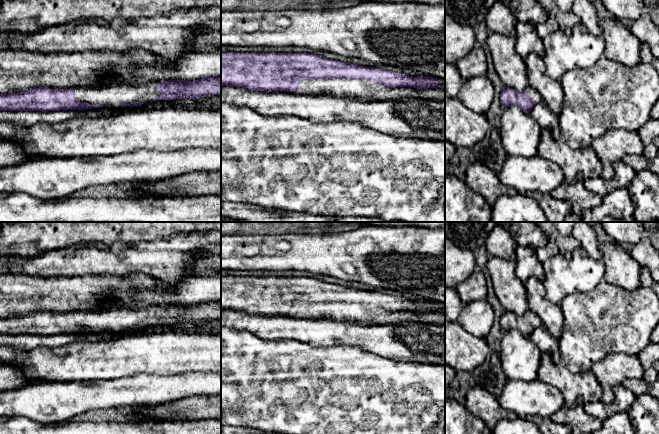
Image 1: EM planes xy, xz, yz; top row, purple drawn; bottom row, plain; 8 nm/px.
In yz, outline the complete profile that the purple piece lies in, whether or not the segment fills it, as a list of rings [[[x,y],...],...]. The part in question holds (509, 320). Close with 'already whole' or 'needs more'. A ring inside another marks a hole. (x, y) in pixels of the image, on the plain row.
[[[529,309],[523,315],[504,311],[500,318],[500,326],[505,332],[517,329],[525,337],[529,337],[537,327],[542,326],[542,321]]]; needs more

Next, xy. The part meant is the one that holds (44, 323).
[[[221,301],[193,305],[167,304],[156,308],[109,308],[98,311],[50,313],[39,311],[19,317],[0,318],[0,334],[86,334],[102,330],[141,330],[148,324],[174,324],[221,320]]]; needs more

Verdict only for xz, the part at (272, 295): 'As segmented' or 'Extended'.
Extended

